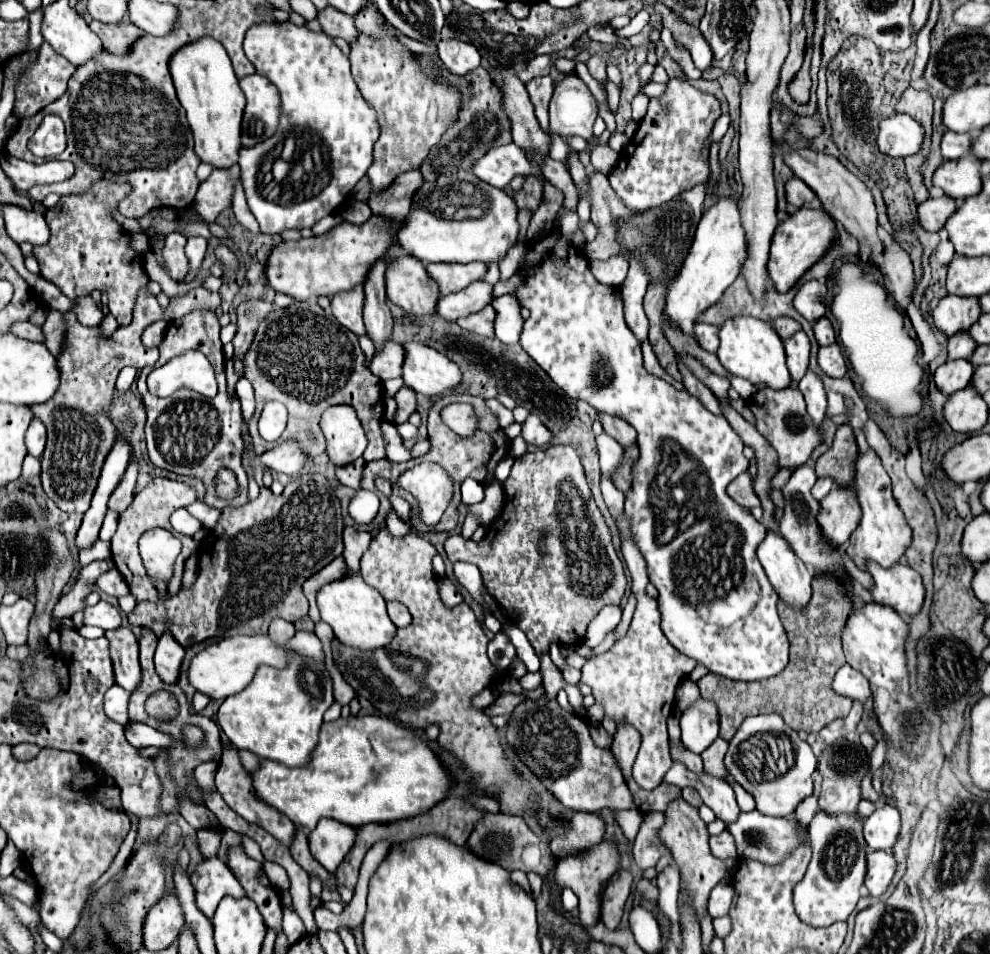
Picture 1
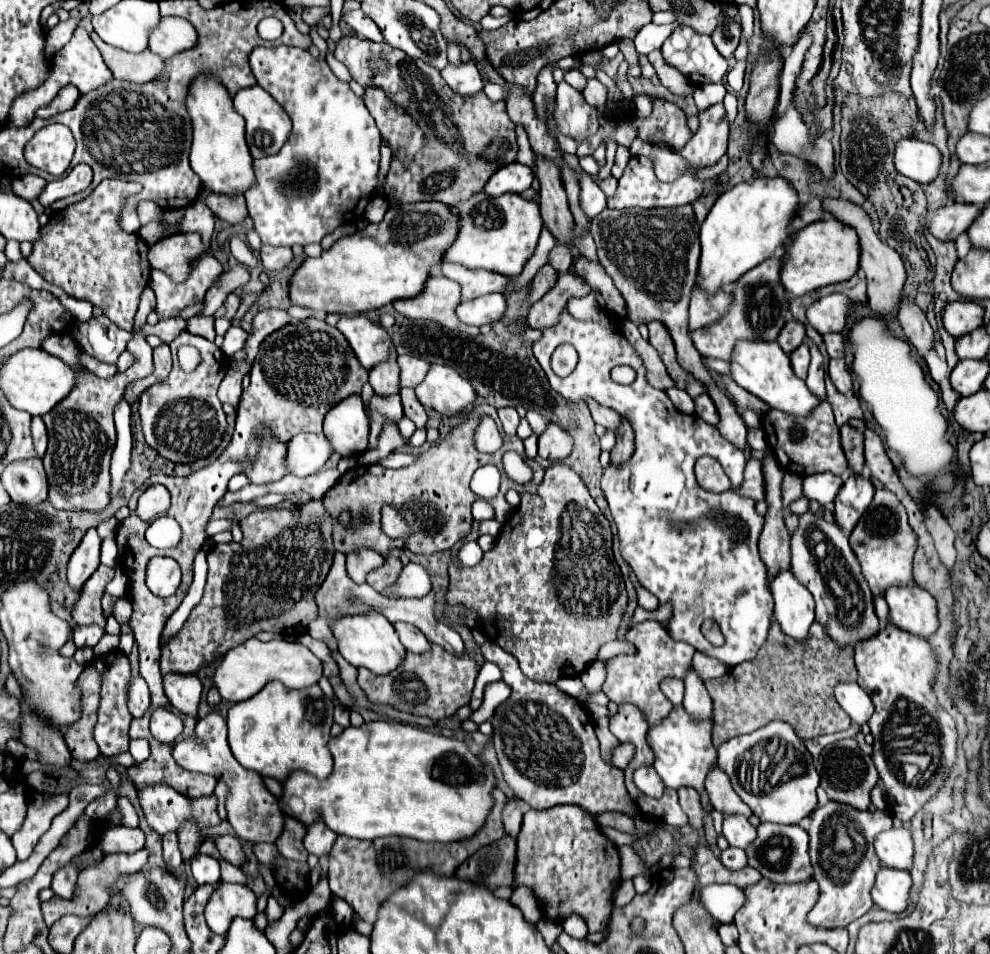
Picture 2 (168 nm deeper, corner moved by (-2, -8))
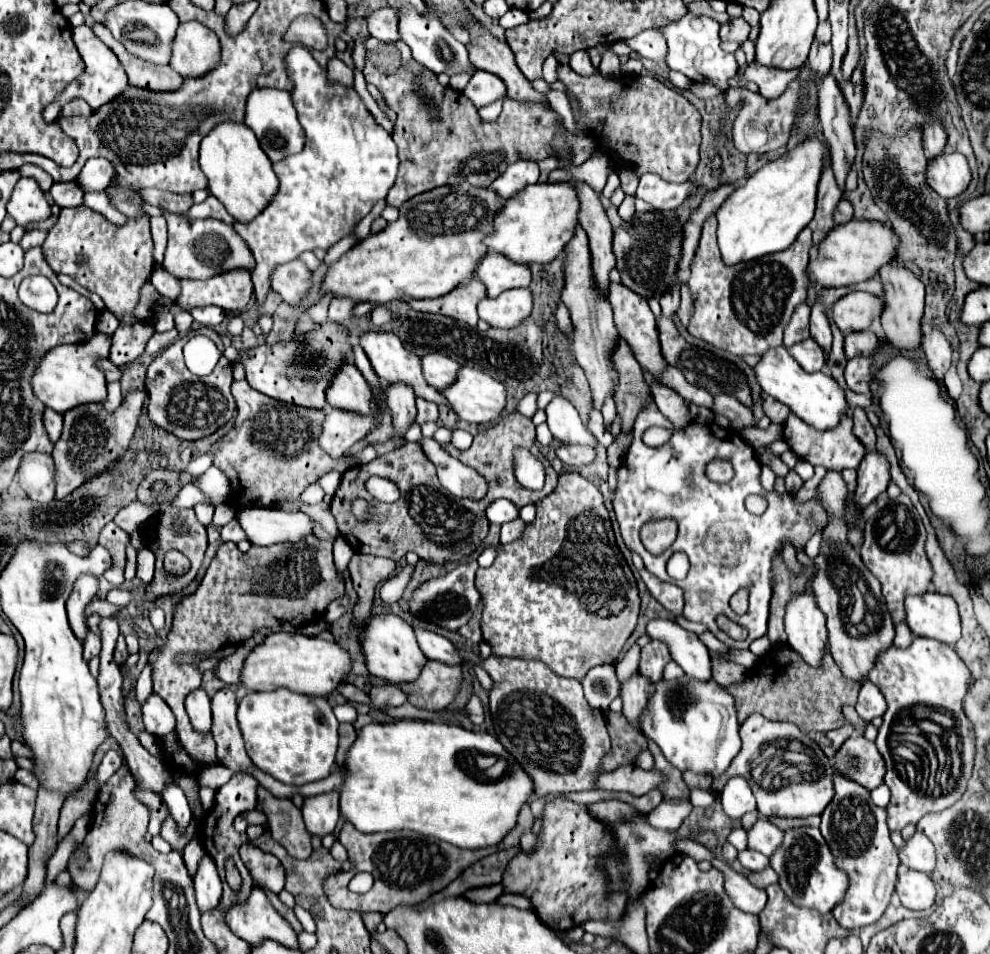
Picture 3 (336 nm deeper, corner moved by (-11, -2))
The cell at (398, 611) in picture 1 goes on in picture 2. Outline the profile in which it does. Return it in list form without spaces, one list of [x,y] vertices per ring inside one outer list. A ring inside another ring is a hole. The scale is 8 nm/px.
[[[394,623],[394,629],[400,635],[402,645],[412,651],[412,653],[428,653],[430,651],[430,641],[424,637],[422,631],[414,629],[410,623]]]

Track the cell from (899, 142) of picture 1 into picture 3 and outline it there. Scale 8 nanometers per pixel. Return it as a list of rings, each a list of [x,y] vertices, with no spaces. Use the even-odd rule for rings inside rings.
[[[941,153],[927,163],[927,183],[943,197],[951,199],[963,193],[971,181],[971,171],[965,155]]]

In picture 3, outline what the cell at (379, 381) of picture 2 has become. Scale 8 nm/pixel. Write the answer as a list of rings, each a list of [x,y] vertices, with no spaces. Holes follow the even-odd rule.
[[[385,383],[385,397],[387,397],[387,405],[393,415],[395,429],[399,433],[405,433],[417,415],[415,395],[411,391],[411,385],[409,383]]]

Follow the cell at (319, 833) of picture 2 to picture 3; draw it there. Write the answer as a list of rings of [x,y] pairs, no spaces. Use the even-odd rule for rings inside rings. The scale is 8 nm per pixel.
[[[329,791],[313,797],[305,797],[303,819],[311,837],[323,839],[333,833],[339,821],[339,793]]]

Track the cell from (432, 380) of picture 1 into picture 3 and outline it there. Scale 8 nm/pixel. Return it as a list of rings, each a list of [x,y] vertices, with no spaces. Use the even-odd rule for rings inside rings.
[[[459,367],[455,383],[443,389],[441,395],[459,419],[477,425],[495,421],[503,413],[507,399],[505,387],[497,379],[471,367]]]

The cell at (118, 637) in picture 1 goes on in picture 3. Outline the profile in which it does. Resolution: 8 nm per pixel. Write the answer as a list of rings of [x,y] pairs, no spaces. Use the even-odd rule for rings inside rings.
[[[151,693],[143,703],[143,723],[151,735],[163,737],[175,729],[175,715],[159,695]]]

